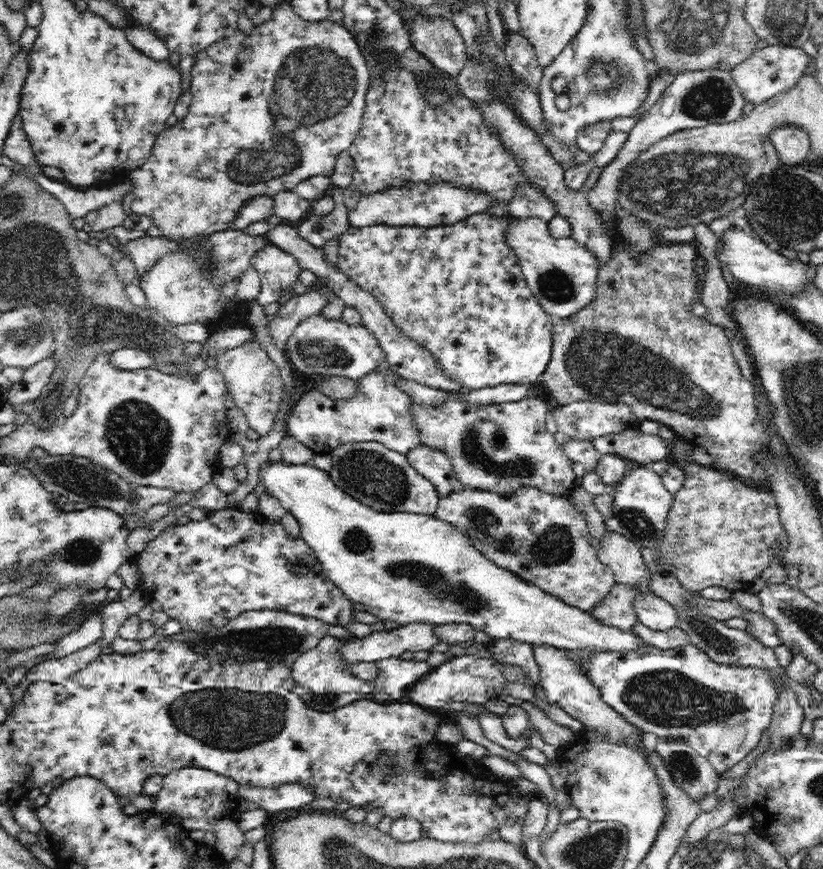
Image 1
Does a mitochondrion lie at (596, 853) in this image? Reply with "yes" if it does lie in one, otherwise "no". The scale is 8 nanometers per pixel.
yes

